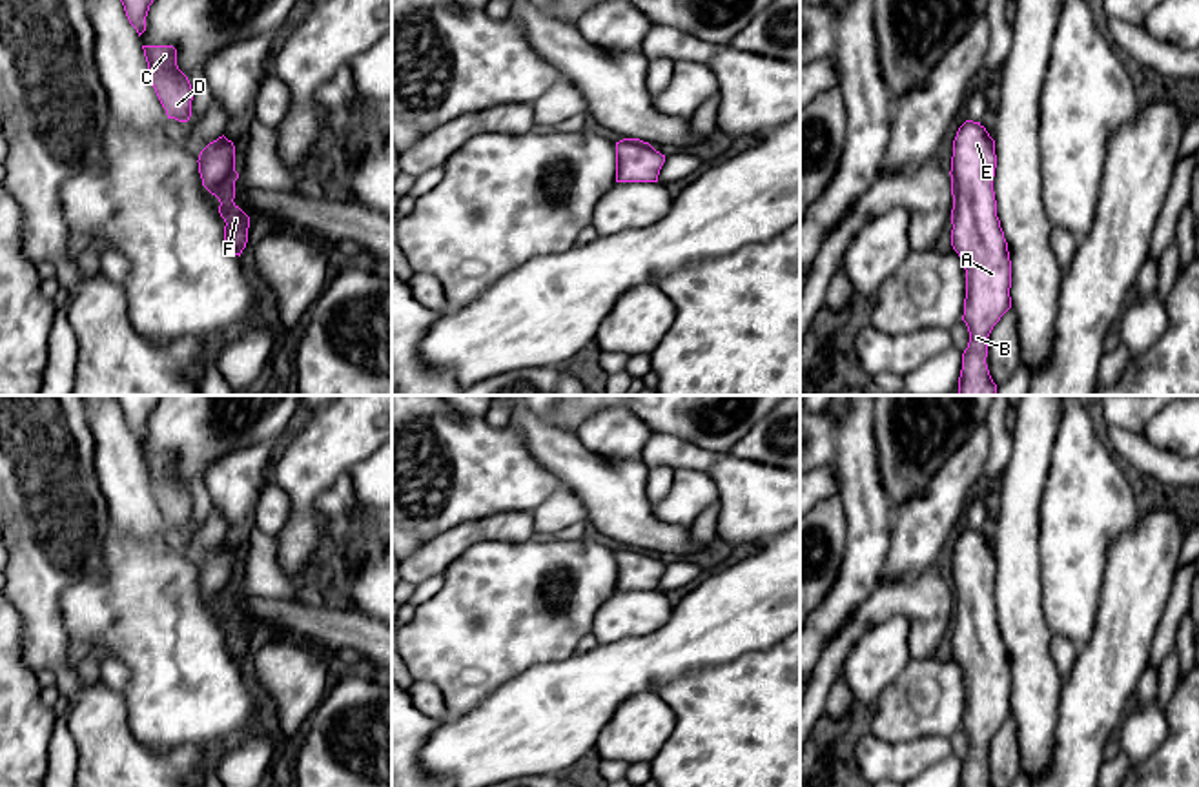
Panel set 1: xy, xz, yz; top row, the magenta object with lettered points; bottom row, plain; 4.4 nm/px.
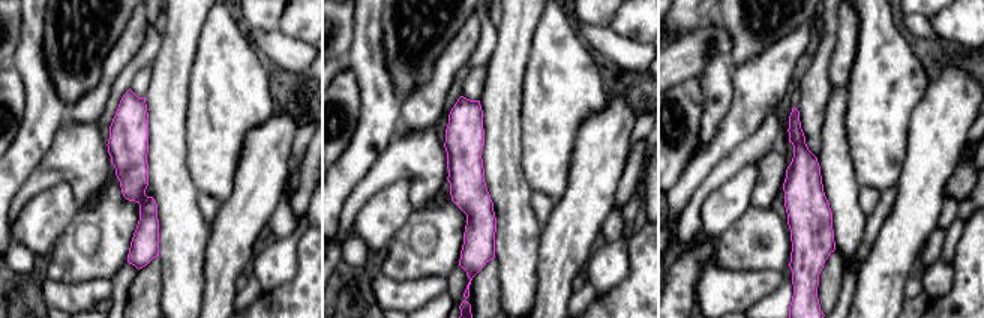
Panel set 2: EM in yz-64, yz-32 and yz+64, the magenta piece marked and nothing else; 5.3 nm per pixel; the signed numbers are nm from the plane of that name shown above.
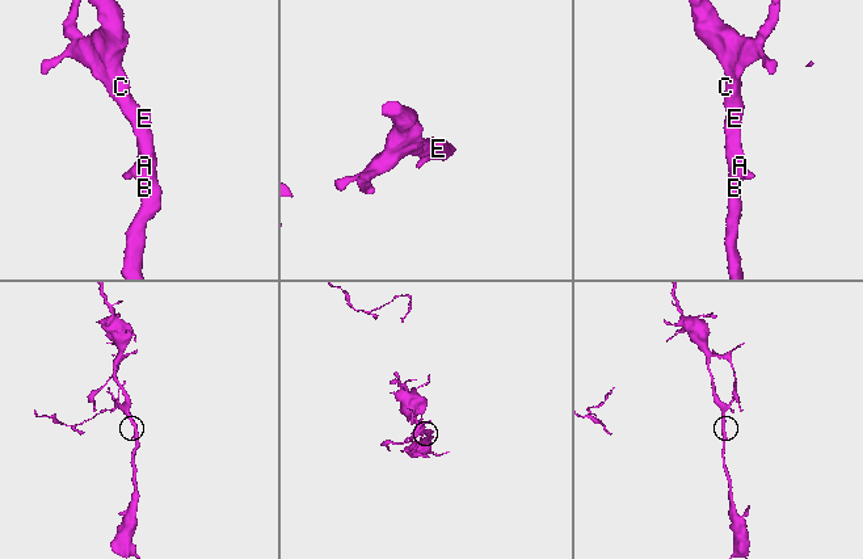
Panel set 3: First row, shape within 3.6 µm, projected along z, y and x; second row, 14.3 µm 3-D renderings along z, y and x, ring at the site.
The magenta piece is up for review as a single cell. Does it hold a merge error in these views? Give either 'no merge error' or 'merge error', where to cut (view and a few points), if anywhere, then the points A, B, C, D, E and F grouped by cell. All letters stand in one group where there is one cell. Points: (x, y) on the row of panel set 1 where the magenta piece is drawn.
no merge error | no cut | A B C D E F

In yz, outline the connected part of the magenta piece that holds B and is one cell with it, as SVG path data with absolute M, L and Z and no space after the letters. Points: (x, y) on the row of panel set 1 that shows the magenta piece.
M966 120L953 140L949 171L951 246L966 270L962 321L969 332L958 395L997 395L997 384L986 364L988 337L1011 308L1011 261L997 217L995 168L995 140L980 122Z

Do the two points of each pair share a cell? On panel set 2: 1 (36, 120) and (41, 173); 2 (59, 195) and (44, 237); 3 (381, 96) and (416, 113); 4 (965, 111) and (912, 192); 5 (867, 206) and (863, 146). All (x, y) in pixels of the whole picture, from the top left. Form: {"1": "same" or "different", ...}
{"1": "different", "2": "same", "3": "different", "4": "same", "5": "different"}

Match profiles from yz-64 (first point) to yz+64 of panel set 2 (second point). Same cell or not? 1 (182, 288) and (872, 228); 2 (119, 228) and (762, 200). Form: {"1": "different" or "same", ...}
{"1": "different", "2": "different"}

